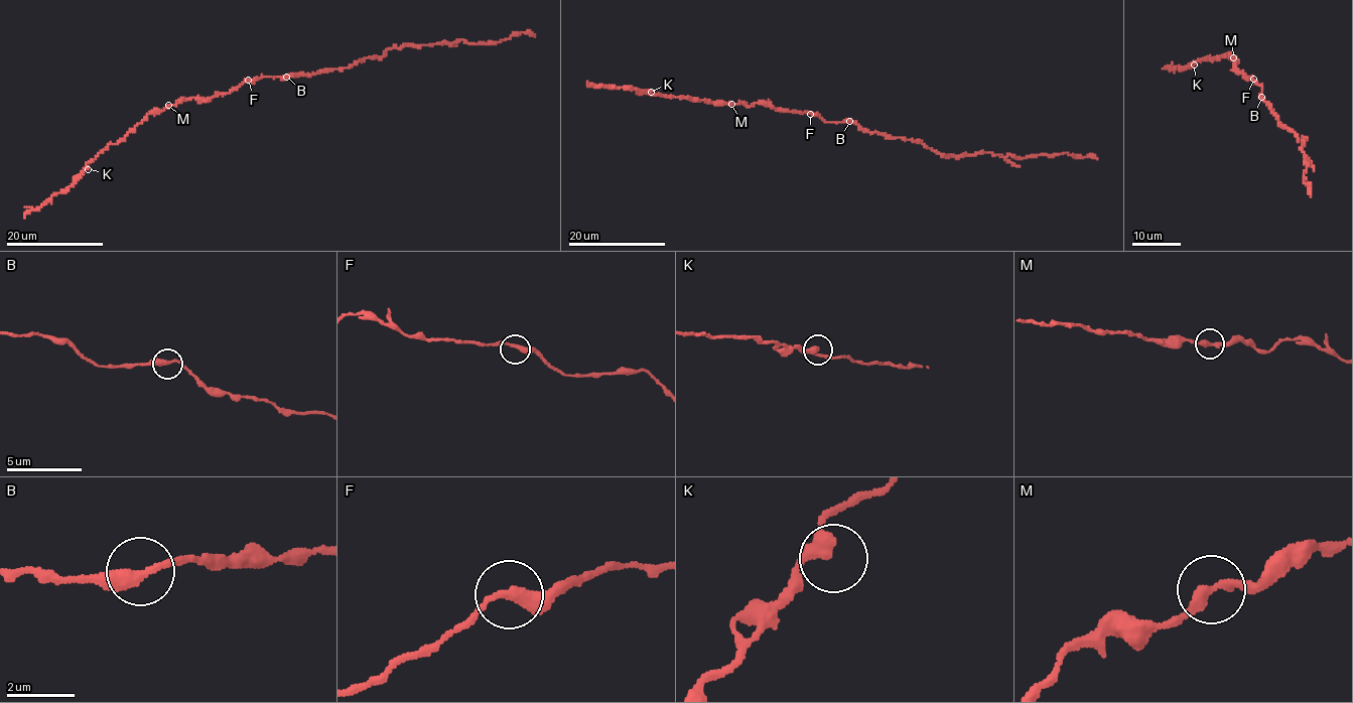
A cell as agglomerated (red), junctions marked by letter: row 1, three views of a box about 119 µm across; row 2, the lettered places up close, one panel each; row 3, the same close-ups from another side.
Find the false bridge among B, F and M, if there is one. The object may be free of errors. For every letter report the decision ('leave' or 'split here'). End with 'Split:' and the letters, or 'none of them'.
B: leave
F: leave
M: leave
Split: none of them

